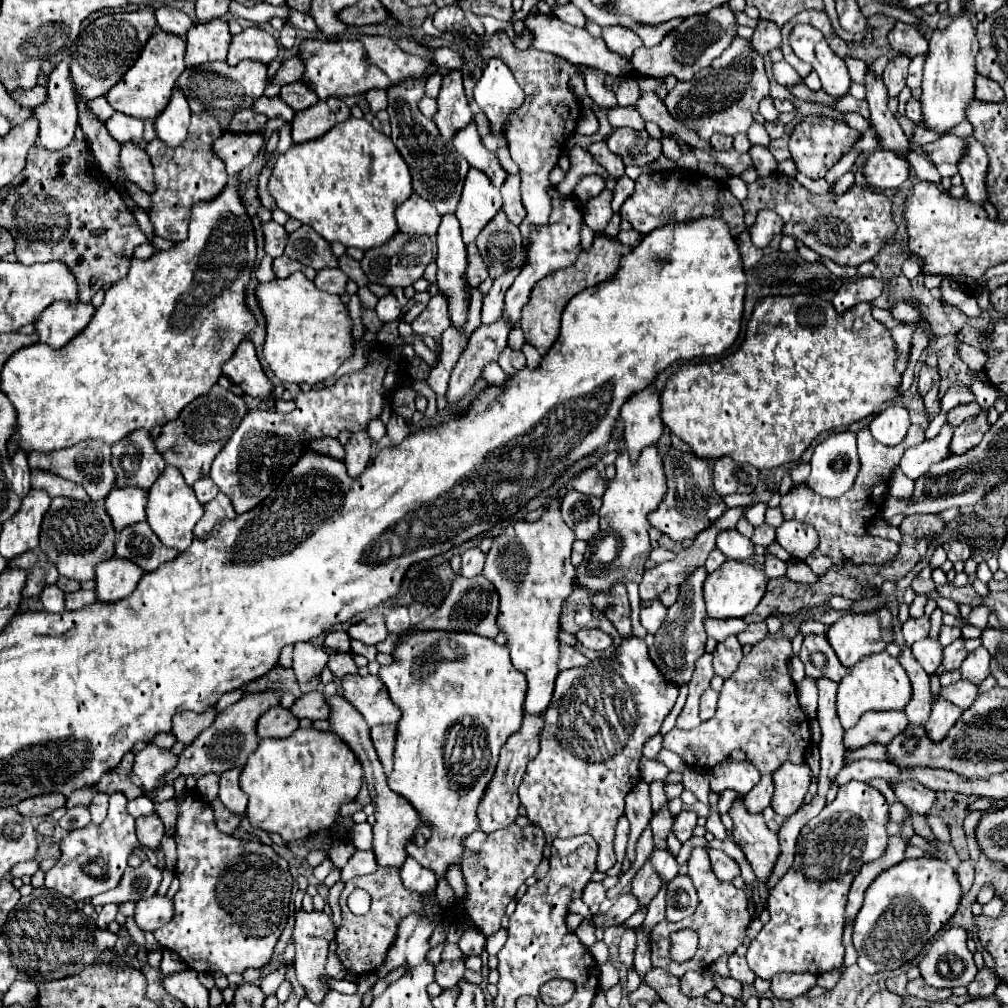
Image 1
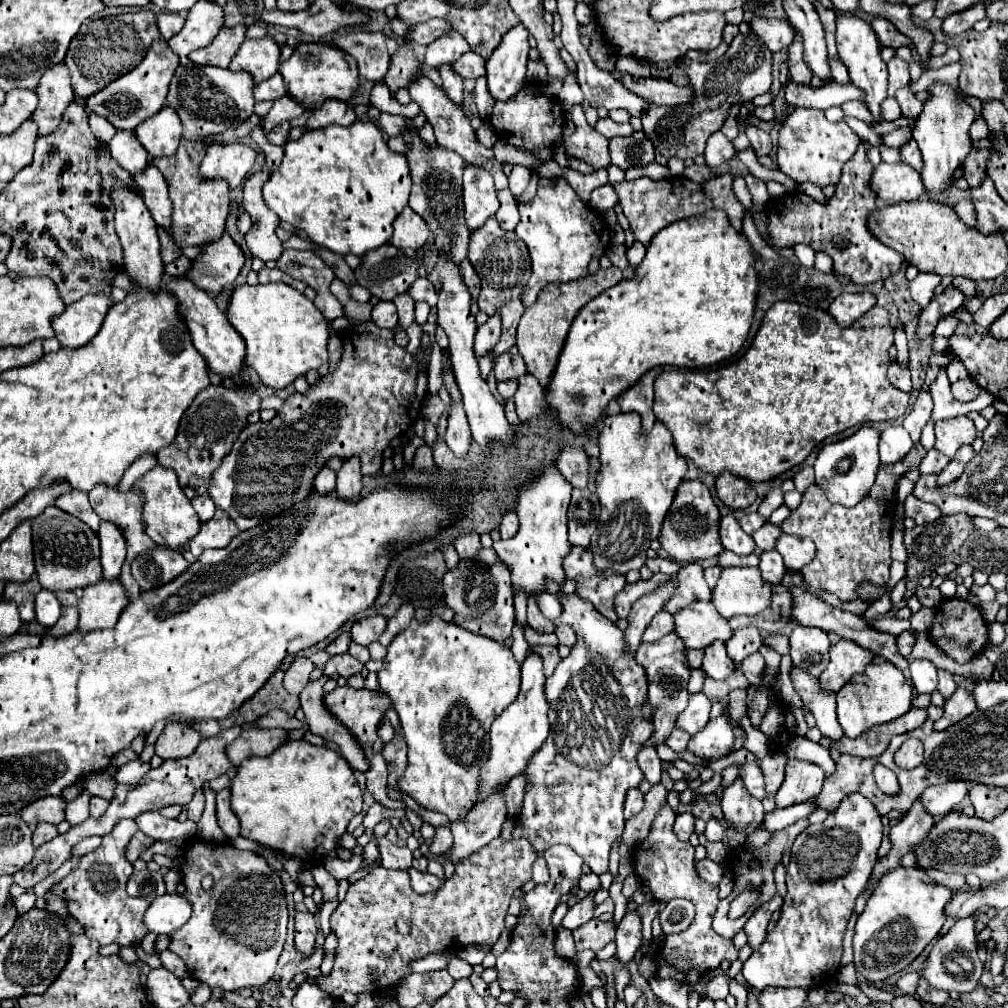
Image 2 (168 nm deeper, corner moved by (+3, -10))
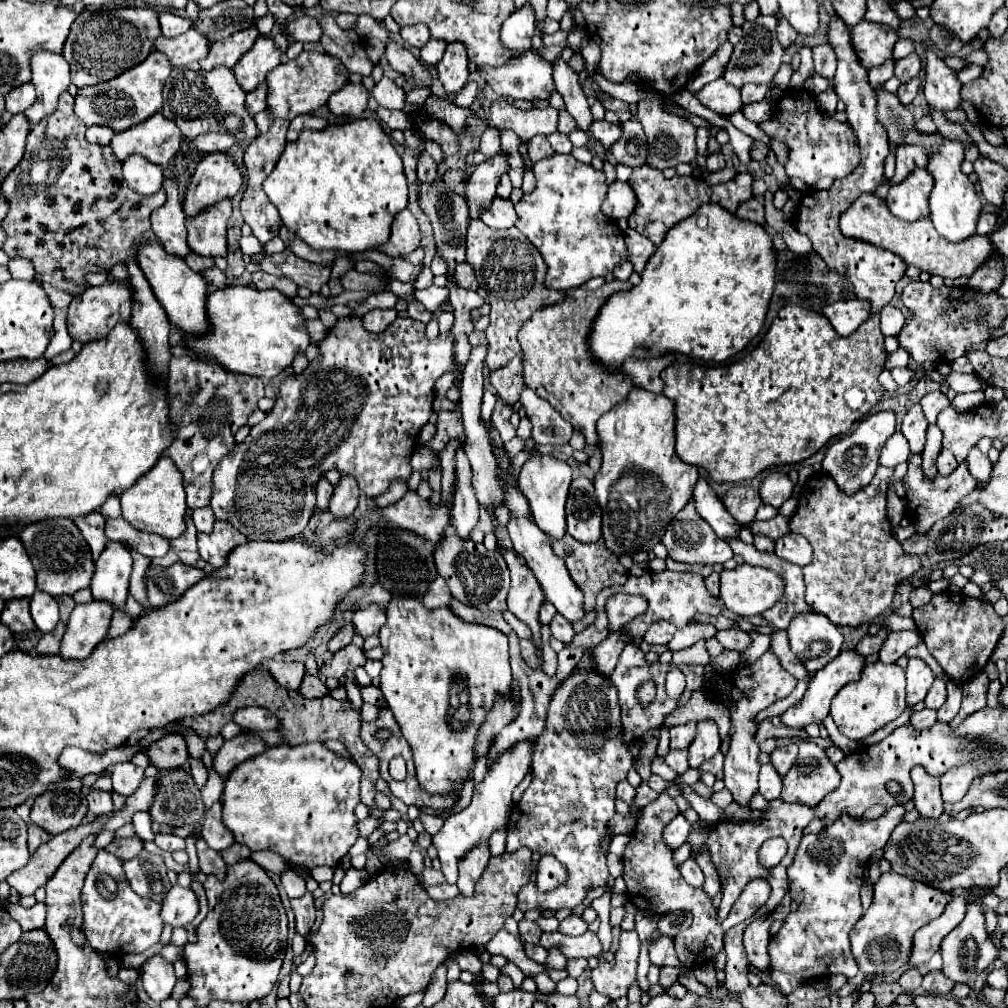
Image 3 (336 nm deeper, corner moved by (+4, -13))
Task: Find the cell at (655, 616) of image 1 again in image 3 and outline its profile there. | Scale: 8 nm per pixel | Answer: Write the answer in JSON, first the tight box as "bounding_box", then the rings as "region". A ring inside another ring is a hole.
{"bounding_box":[644,621,676,645],"region":[[[658,621],[658,623],[652,623],[644,635],[644,641],[648,645],[668,645],[668,641],[672,639],[676,627],[668,621]]]}

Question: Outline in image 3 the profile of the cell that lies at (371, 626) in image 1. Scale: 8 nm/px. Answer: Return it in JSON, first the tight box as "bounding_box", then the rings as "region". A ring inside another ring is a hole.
{"bounding_box":[352,605,386,637],"region":[[[368,605],[364,609],[354,611],[352,623],[356,627],[356,633],[360,633],[362,637],[370,637],[370,635],[376,635],[380,627],[386,623],[386,613],[378,605]]]}

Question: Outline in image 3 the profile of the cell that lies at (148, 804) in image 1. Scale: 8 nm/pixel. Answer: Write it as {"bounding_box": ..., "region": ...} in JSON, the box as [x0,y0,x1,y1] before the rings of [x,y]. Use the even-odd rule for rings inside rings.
{"bounding_box":[154,833,184,851],"region":[[[158,833],[154,837],[154,843],[164,851],[180,851],[180,849],[184,849],[184,839],[178,837],[178,835],[172,835],[172,833]]]}

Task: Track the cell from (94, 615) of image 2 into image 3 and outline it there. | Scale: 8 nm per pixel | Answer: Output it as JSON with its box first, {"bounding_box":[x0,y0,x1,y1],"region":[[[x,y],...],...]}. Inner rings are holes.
{"bounding_box":[60,601,114,659],"region":[[[108,601],[76,605],[62,639],[60,655],[66,659],[86,659],[90,651],[108,635],[114,607]]]}

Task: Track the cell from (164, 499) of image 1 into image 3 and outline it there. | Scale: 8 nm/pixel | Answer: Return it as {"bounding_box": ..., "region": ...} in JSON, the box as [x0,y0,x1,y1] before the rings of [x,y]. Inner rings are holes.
{"bounding_box":[120,457,188,539],"region":[[[166,457],[158,459],[158,463],[146,475],[142,475],[142,479],[138,479],[132,487],[122,491],[120,501],[122,501],[124,519],[130,521],[140,531],[156,533],[166,539],[176,539],[186,531],[184,517],[188,513],[188,505],[186,505],[186,493],[182,487],[182,473]]]}

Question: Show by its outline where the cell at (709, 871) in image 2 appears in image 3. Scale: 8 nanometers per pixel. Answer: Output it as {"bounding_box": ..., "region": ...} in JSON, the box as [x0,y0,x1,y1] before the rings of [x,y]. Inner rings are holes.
{"bounding_box":[680,859,704,887],"region":[[[686,859],[686,861],[680,865],[680,873],[682,873],[682,877],[684,877],[690,885],[694,885],[694,887],[702,887],[702,885],[704,885],[704,873],[702,873],[702,869],[696,865],[694,859]]]}

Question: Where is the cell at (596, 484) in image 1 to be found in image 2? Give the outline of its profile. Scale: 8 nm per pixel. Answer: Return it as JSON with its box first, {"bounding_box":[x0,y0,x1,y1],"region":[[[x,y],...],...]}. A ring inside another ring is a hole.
{"bounding_box":[555,446,589,488],"region":[[[579,446],[561,448],[555,460],[555,466],[559,468],[559,472],[563,472],[569,484],[573,484],[575,488],[587,488],[589,462],[587,462],[587,454],[583,448]]]}

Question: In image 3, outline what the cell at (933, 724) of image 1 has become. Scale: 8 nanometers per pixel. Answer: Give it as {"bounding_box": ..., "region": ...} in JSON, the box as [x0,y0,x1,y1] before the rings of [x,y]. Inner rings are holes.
{"bounding_box":[948,671,988,727],"region":[[[980,671],[978,675],[974,675],[968,683],[962,685],[962,693],[964,693],[964,701],[962,707],[958,711],[958,715],[948,723],[950,727],[958,727],[968,715],[972,715],[974,711],[980,711],[986,707],[986,691],[988,691],[988,677],[984,671]]]}

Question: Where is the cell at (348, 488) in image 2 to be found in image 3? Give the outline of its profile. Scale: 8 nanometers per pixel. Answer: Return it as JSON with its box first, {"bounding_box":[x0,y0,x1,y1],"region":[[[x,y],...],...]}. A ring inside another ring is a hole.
{"bounding_box":[328,475,360,517],"region":[[[342,475],[338,485],[334,487],[334,495],[330,499],[328,511],[334,513],[336,517],[352,515],[358,505],[358,495],[360,495],[360,489],[358,489],[356,479],[350,475]]]}

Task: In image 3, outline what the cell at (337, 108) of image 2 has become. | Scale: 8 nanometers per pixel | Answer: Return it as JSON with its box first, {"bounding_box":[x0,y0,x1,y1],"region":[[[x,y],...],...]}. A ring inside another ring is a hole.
{"bounding_box":[328,83,368,119],"region":[[[348,83],[346,87],[342,87],[342,91],[336,91],[328,99],[328,109],[336,117],[346,115],[356,119],[356,117],[362,117],[366,109],[366,101],[368,101],[368,91],[364,89],[364,85]]]}

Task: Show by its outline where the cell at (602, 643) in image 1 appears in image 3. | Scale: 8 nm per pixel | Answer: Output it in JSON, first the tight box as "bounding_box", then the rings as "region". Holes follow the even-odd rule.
{"bounding_box":[550,613,574,645],"region":[[[556,613],[556,617],[552,619],[550,629],[552,629],[552,637],[558,639],[558,641],[562,641],[564,645],[568,645],[568,643],[574,639],[572,623],[566,623],[566,619],[562,619],[562,615],[558,615],[558,613]]]}

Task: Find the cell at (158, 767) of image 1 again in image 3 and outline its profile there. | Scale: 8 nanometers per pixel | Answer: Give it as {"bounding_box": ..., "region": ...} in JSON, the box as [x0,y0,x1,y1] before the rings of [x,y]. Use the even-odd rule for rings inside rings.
{"bounding_box":[112,763,144,795],"region":[[[118,763],[118,765],[114,765],[112,769],[112,785],[114,785],[114,791],[116,793],[120,793],[120,795],[132,795],[136,789],[138,789],[138,785],[140,785],[140,781],[144,779],[144,769],[140,769],[140,767],[136,767],[134,763]]]}

